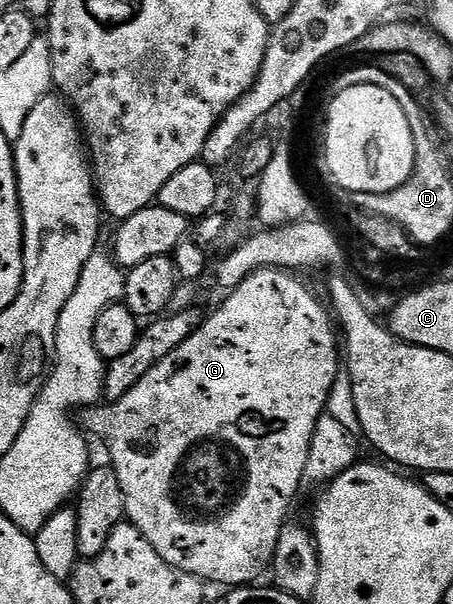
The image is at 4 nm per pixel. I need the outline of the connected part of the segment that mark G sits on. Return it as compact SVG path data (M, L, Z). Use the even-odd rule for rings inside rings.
M282 269L259 270L247 276L238 287L224 295L225 303L210 318L208 315L190 338L175 348L175 352L159 360L159 364L155 364L155 368L151 368L151 372L147 372L147 376L143 376L143 380L139 380L139 384L127 392L127 396L117 402L94 404L82 409L79 414L80 425L90 435L98 434L109 449L108 461L119 476L119 488L123 488L125 518L135 528L139 528L147 540L151 540L155 552L159 552L167 564L183 572L191 572L206 584L218 582L225 586L221 588L247 586L256 583L260 579L257 577L270 569L275 544L279 544L281 530L290 517L289 509L297 498L297 489L302 489L305 481L307 456L317 421L326 413L329 393L337 382L337 369L343 366L343 358L339 353L339 334L330 311L326 307L325 311L320 300L297 278L296 273Z

